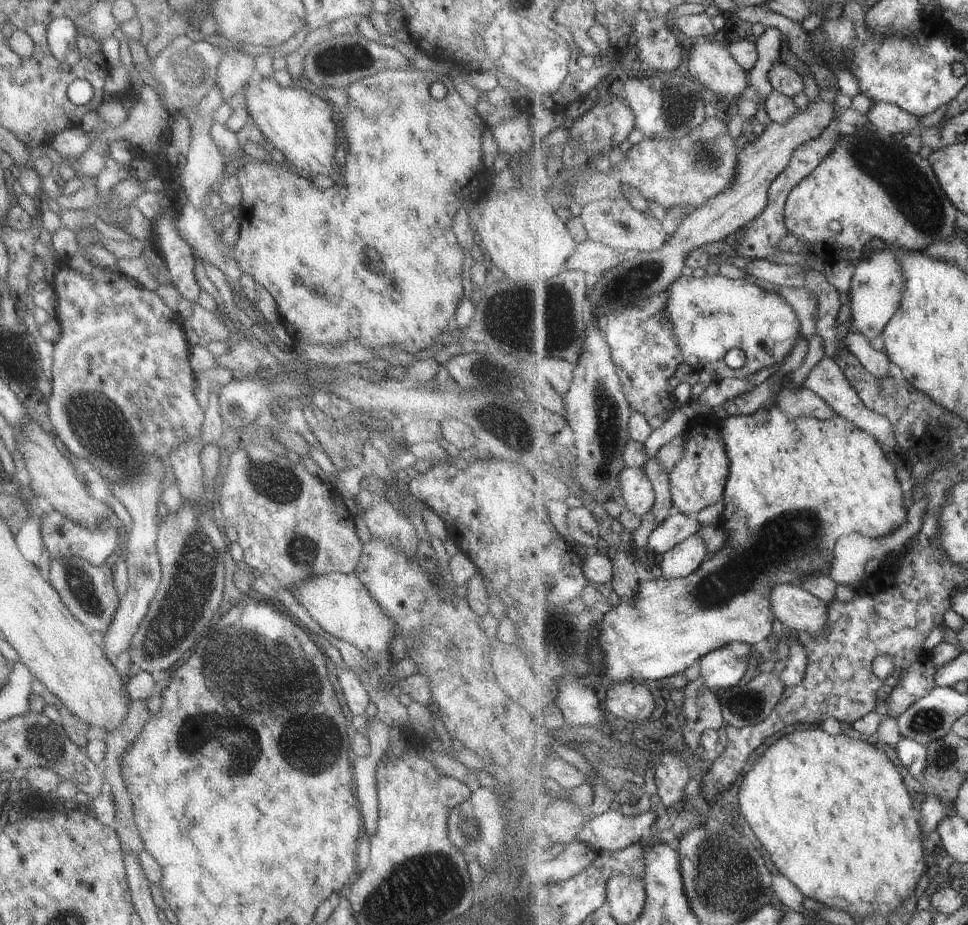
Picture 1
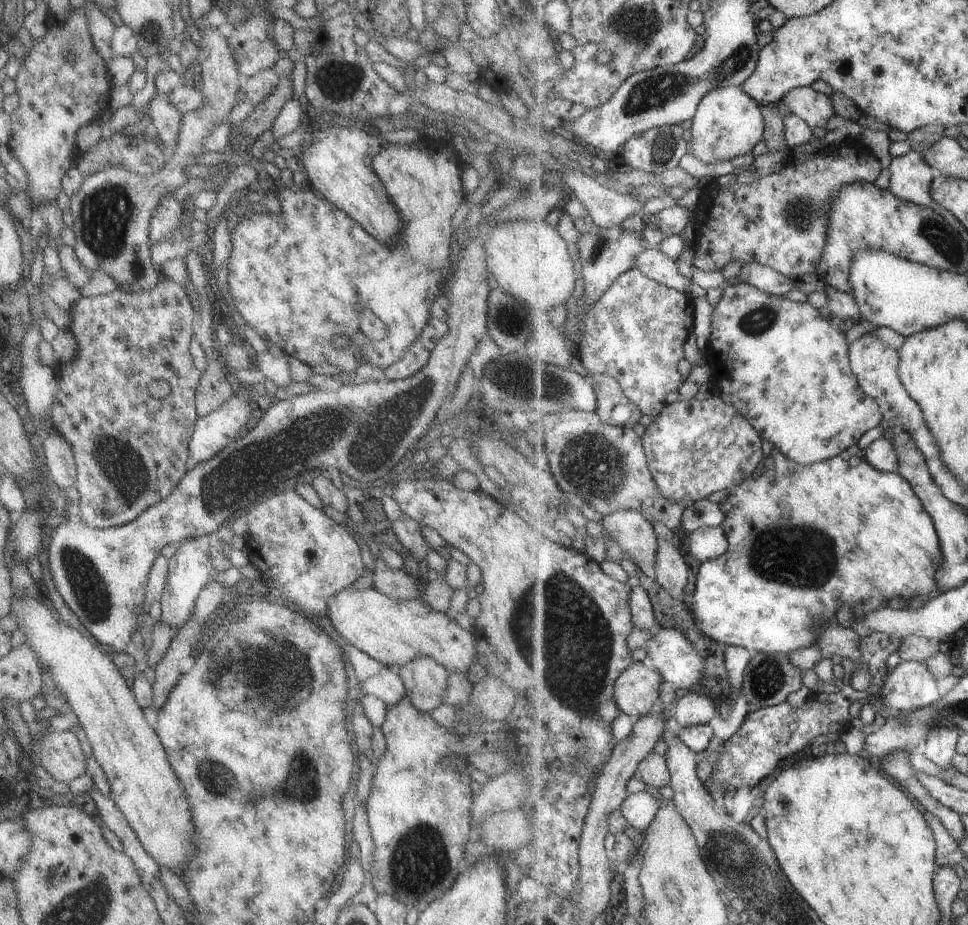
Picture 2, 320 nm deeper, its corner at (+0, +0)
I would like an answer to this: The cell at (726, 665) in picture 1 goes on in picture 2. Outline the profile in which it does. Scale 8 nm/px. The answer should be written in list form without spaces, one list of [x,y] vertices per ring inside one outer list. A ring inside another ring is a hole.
[[[659,627],[647,643],[647,660],[662,674],[665,681],[670,681],[677,688],[691,688],[693,683],[703,676],[703,653],[697,653],[695,646],[672,627]]]

